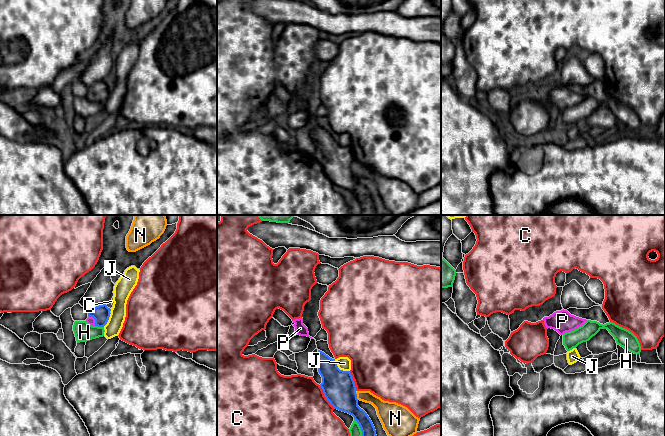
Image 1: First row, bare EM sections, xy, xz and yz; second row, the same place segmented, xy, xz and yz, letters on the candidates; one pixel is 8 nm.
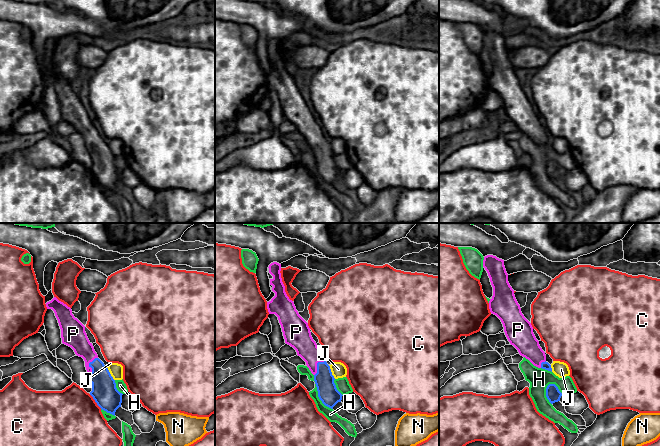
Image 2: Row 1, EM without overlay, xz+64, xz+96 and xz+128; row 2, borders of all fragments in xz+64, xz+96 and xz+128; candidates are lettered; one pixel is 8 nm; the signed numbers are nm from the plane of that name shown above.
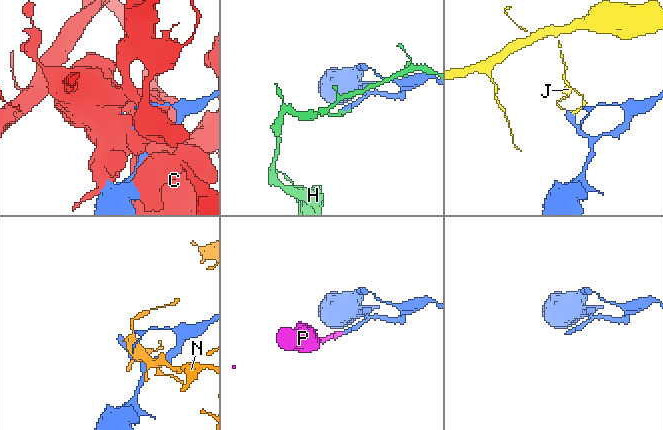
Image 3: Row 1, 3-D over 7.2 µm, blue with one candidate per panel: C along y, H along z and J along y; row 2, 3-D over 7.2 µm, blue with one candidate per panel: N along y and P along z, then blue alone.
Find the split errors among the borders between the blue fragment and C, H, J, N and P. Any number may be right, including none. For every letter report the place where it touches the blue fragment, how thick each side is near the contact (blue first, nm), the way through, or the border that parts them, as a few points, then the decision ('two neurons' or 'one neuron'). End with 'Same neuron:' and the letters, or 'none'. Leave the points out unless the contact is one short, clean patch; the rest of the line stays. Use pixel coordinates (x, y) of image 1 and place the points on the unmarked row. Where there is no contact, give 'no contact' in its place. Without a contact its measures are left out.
C: xz (325, 172) | 260/500 nm | two neurons
H: xy (99, 102) | 140/150 nm | two neurons
J: xz (339, 145) | 260/110 nm | along xz (334, 135), (340, 145), (349, 147) | two neurons
N: xz (356, 172) | 260/130 nm | two neurons
P: xy (94, 94) | 140/60 nm | across xy (101, 89), (94, 94), (90, 96) | one neuron
Same neuron: P

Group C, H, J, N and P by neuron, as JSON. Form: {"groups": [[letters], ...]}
{"groups": [["C"], ["H"], ["J"], ["N"], ["P"]]}

